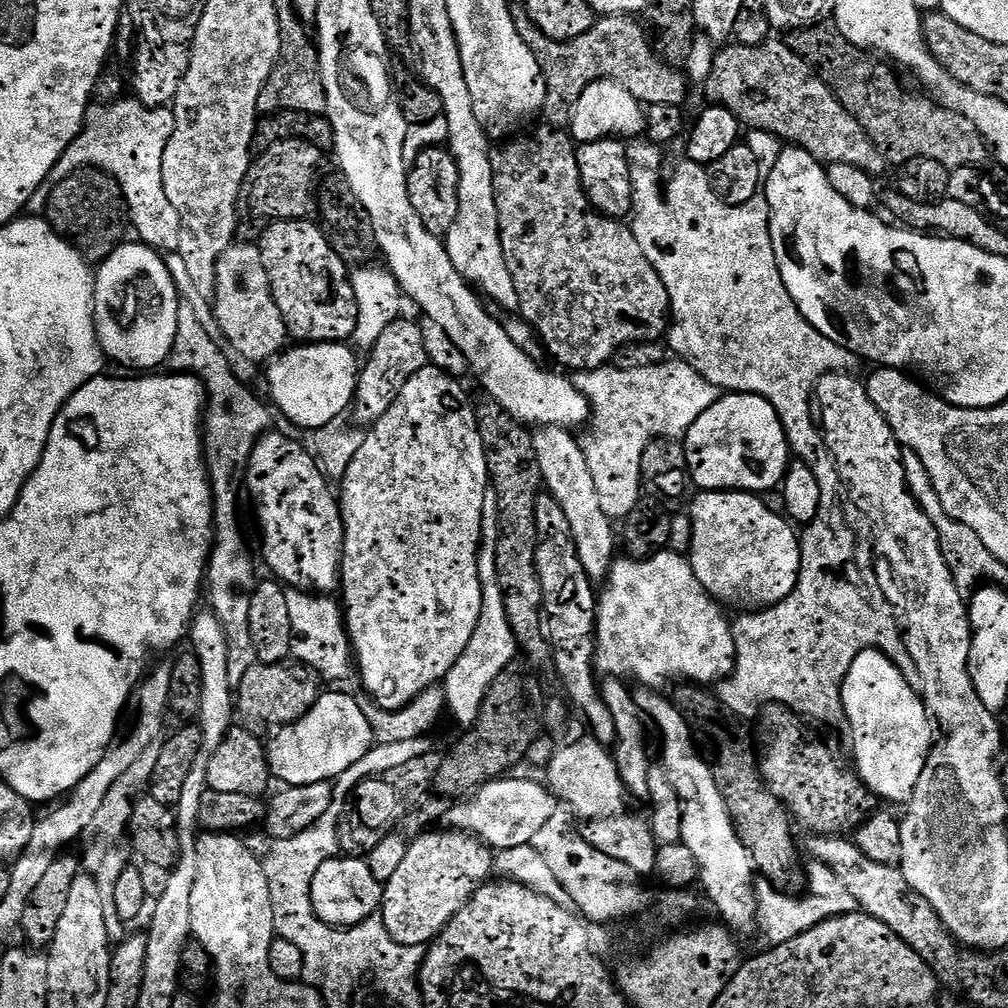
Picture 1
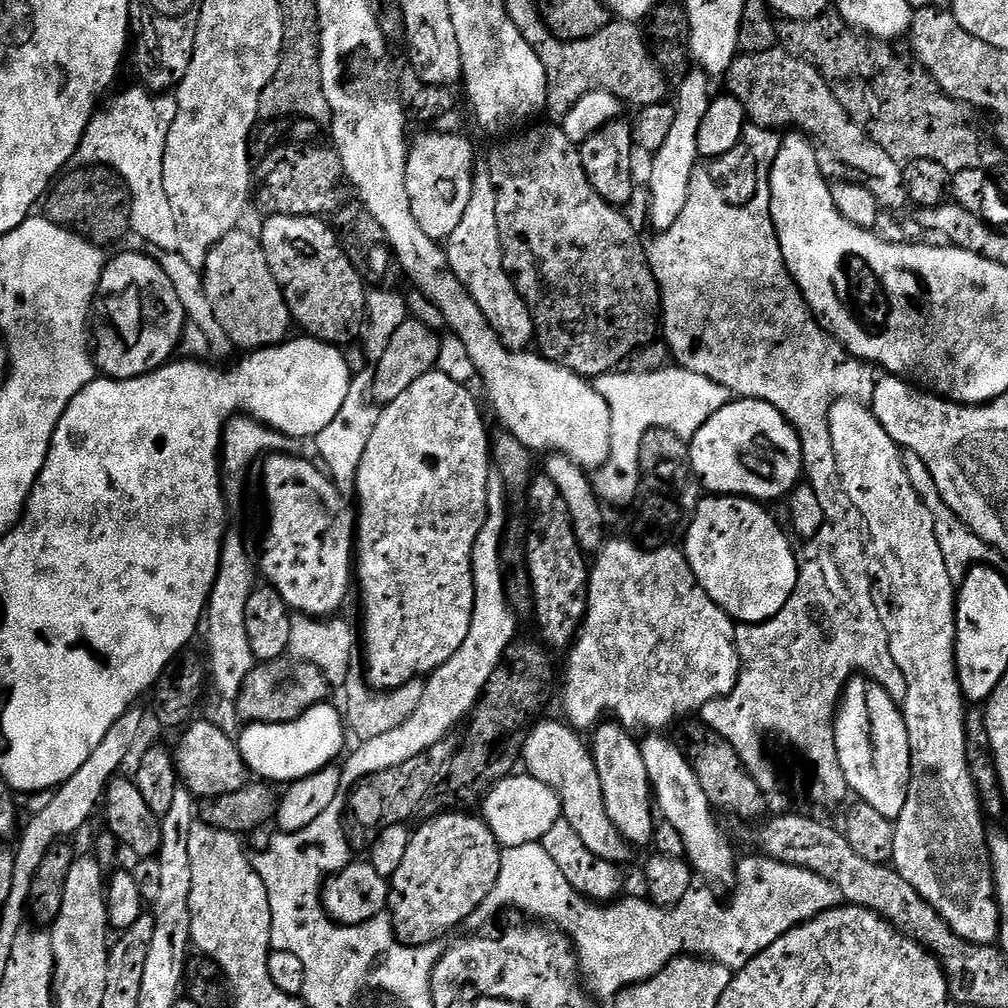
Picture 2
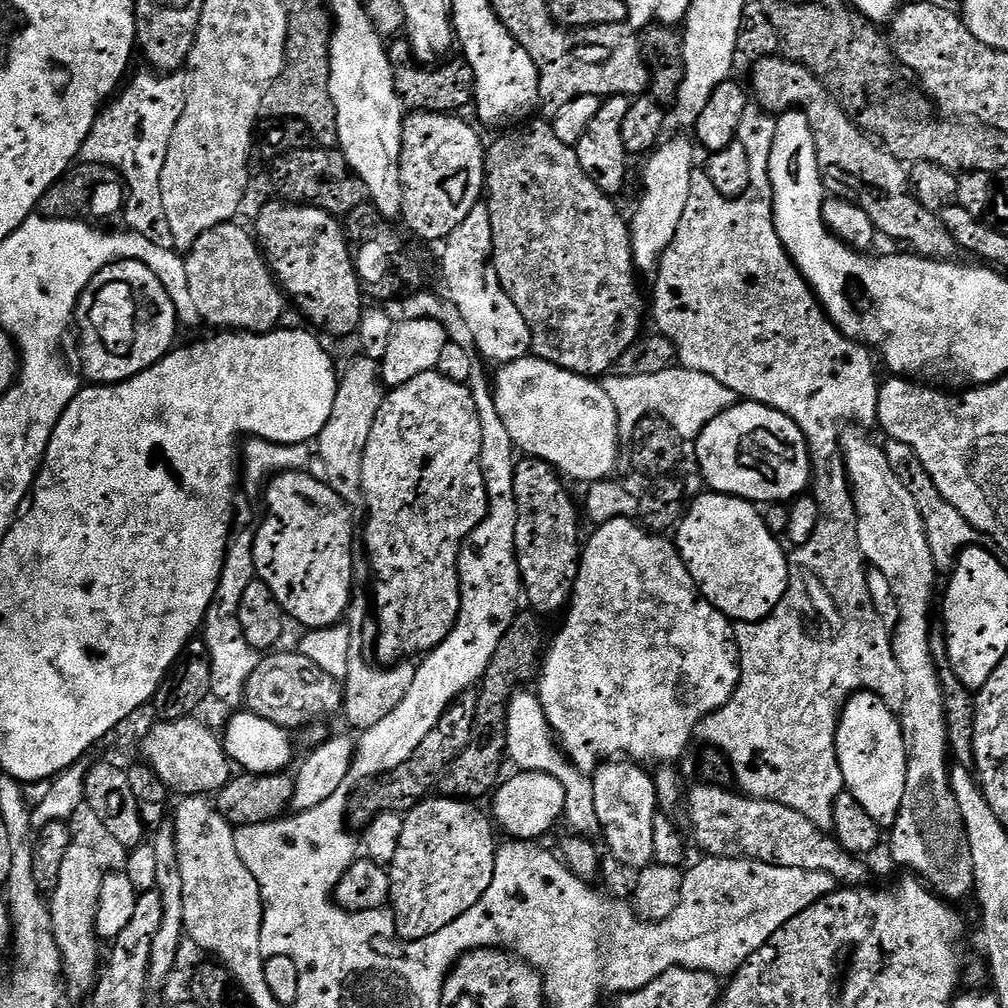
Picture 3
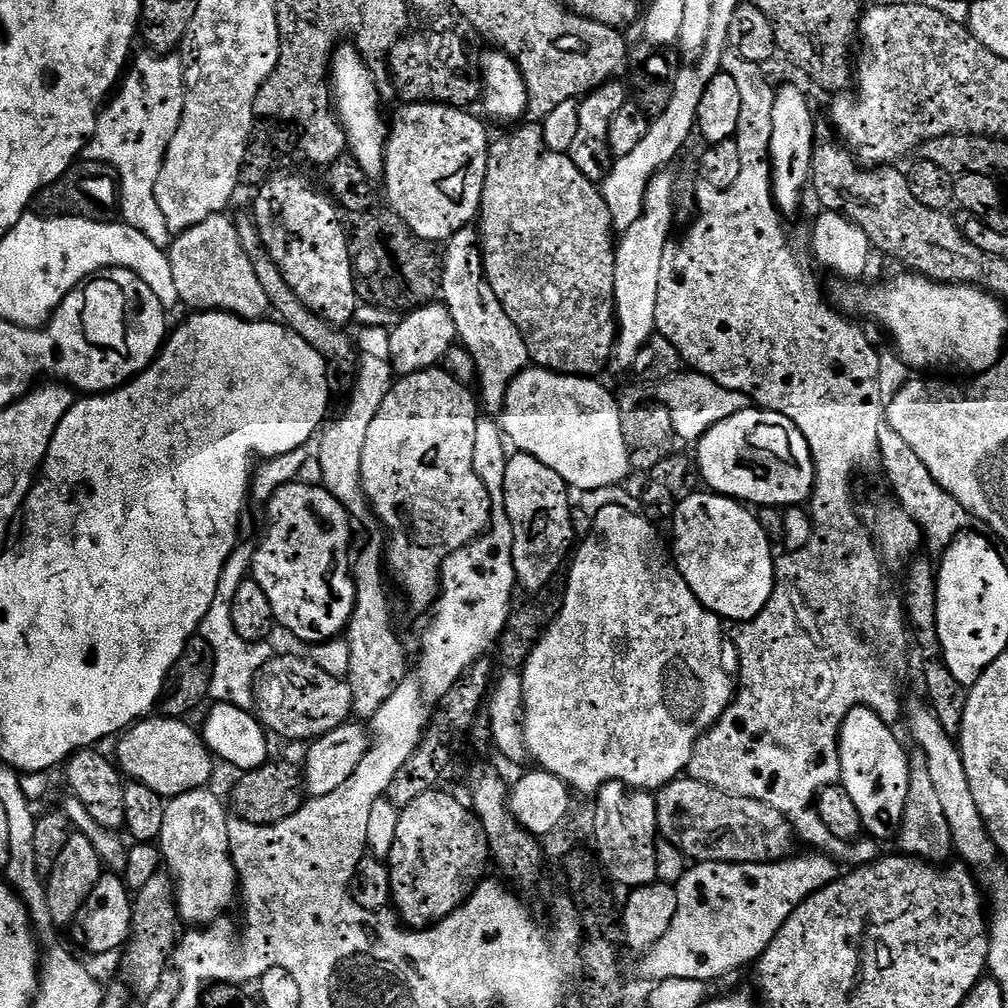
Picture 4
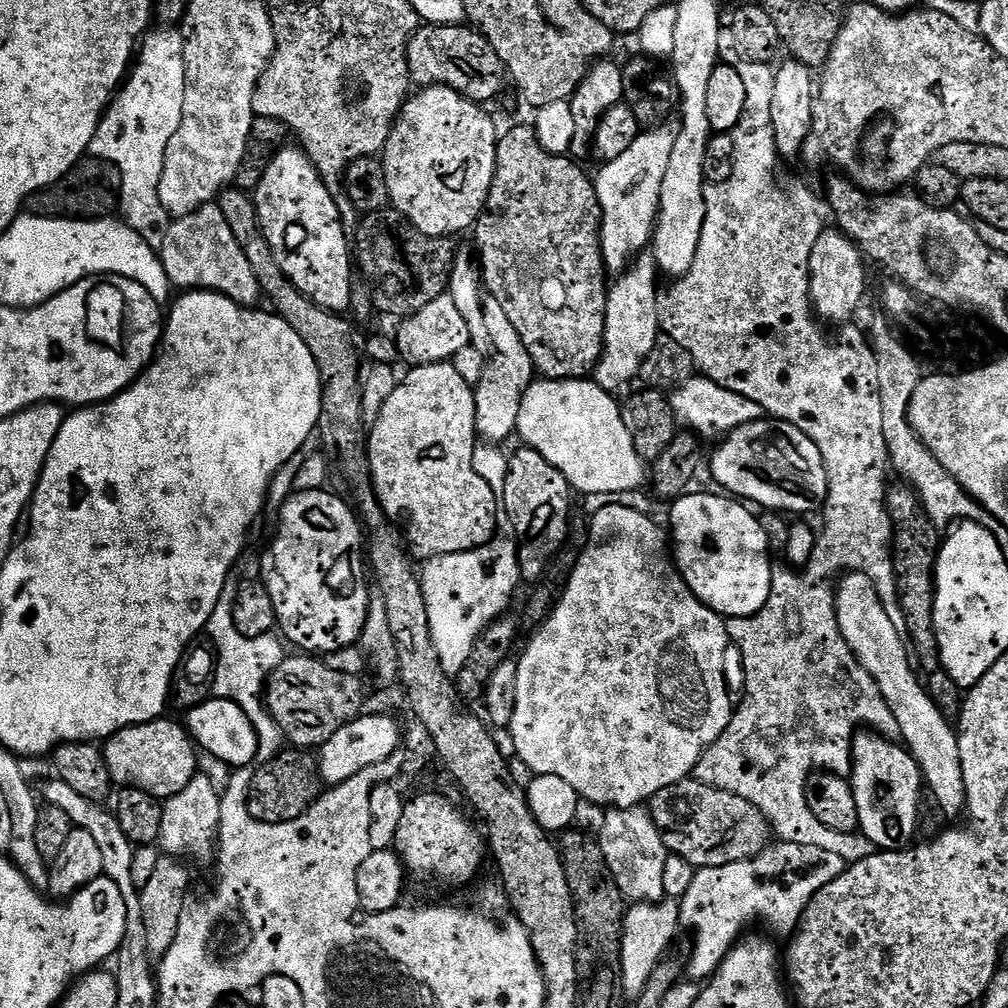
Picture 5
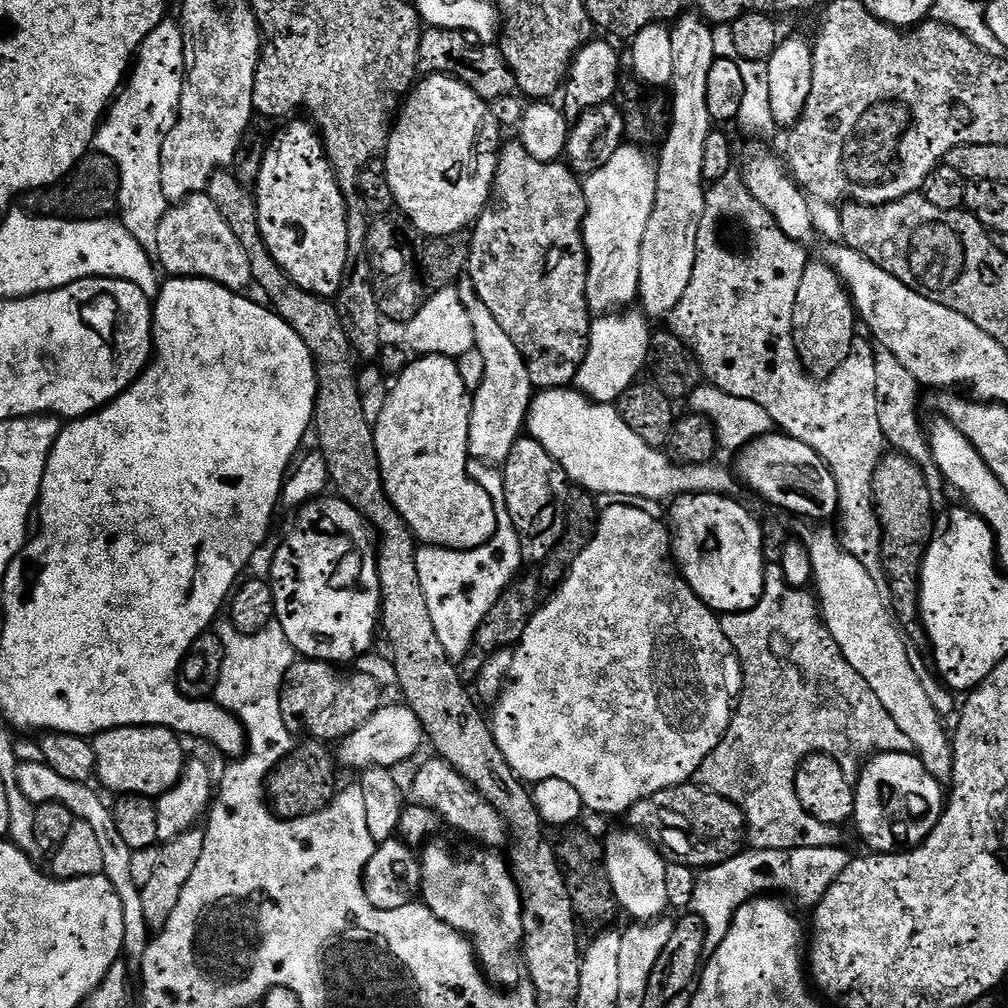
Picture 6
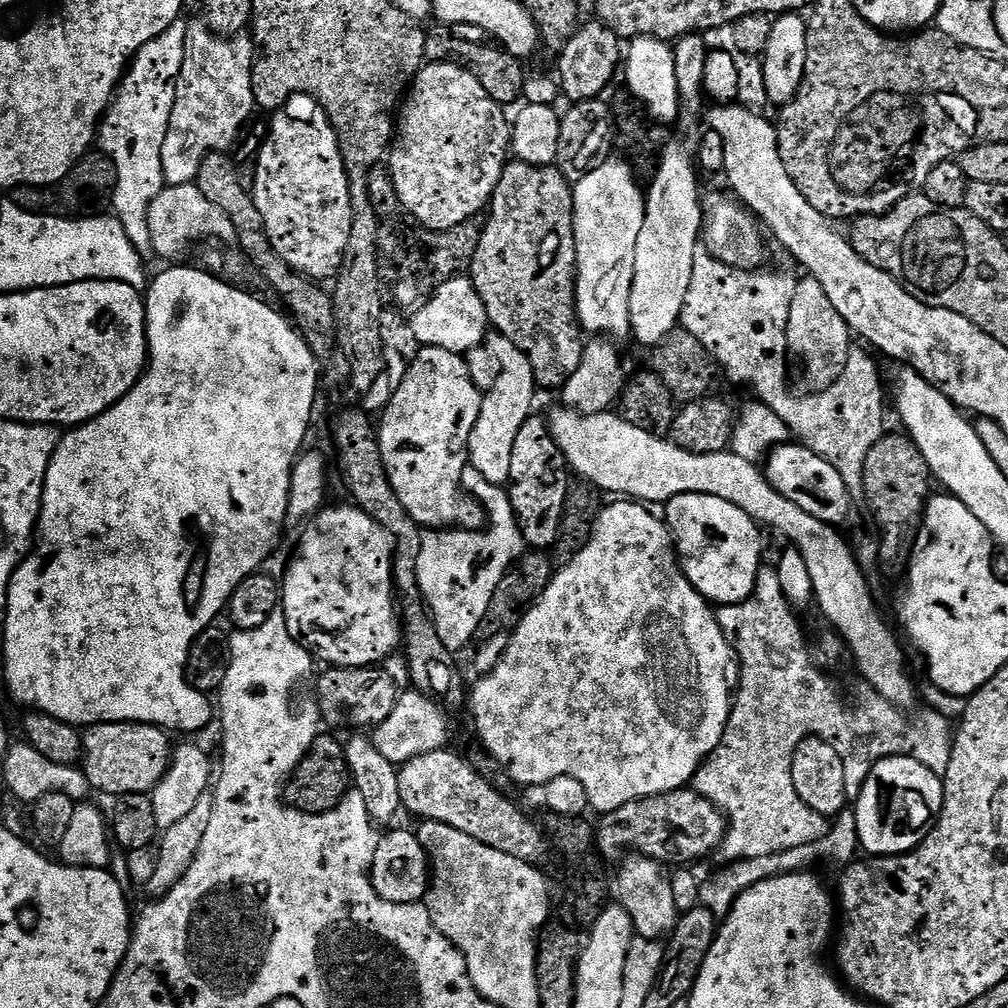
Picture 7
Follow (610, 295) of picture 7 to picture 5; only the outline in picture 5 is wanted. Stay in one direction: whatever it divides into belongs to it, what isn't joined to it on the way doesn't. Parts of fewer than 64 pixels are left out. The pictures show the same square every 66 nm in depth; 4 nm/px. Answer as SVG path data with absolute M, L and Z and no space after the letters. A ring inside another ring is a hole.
M672 126L641 131L634 146L618 154L618 158L607 161L604 169L595 173L594 183L600 203L600 253L609 273L623 272L641 251L639 248L644 243L647 245L653 235L659 215L662 182L673 153L676 133L677 129Z

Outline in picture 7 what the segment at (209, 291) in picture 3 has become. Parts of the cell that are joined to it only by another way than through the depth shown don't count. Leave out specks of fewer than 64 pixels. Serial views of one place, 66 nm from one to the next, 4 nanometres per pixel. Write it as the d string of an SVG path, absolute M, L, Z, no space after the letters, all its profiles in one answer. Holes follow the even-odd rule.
M169 184L150 202L148 211L148 221L150 222L150 242L154 242L154 250L157 257L164 262L176 262L179 256L184 256L188 252L191 244L196 244L199 240L204 240L207 236L217 236L220 240L231 241L235 237L234 226L230 226L230 218L202 190L191 184Z

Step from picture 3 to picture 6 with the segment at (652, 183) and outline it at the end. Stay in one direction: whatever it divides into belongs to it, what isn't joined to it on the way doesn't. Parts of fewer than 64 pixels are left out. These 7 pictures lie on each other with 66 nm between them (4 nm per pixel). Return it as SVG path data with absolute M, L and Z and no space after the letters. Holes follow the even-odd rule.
M620 310L615 314L600 314L593 319L592 329L588 335L588 349L586 358L578 370L574 381L575 391L593 400L596 404L615 405L627 388L641 379L640 371L645 371L648 363L648 351L652 348L654 328L651 328L649 317L643 311L628 312L632 310Z

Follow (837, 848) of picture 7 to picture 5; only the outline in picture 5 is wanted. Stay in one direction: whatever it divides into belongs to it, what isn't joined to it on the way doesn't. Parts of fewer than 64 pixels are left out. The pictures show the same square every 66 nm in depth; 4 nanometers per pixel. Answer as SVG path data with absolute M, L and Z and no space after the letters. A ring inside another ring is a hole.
M776 842L749 860L693 871L690 888L678 901L681 925L692 931L692 957L689 955L686 960L687 975L700 982L712 977L729 950L745 935L747 924L760 923L776 932L795 933L800 916L814 894L841 876L845 867L844 860L831 850Z

